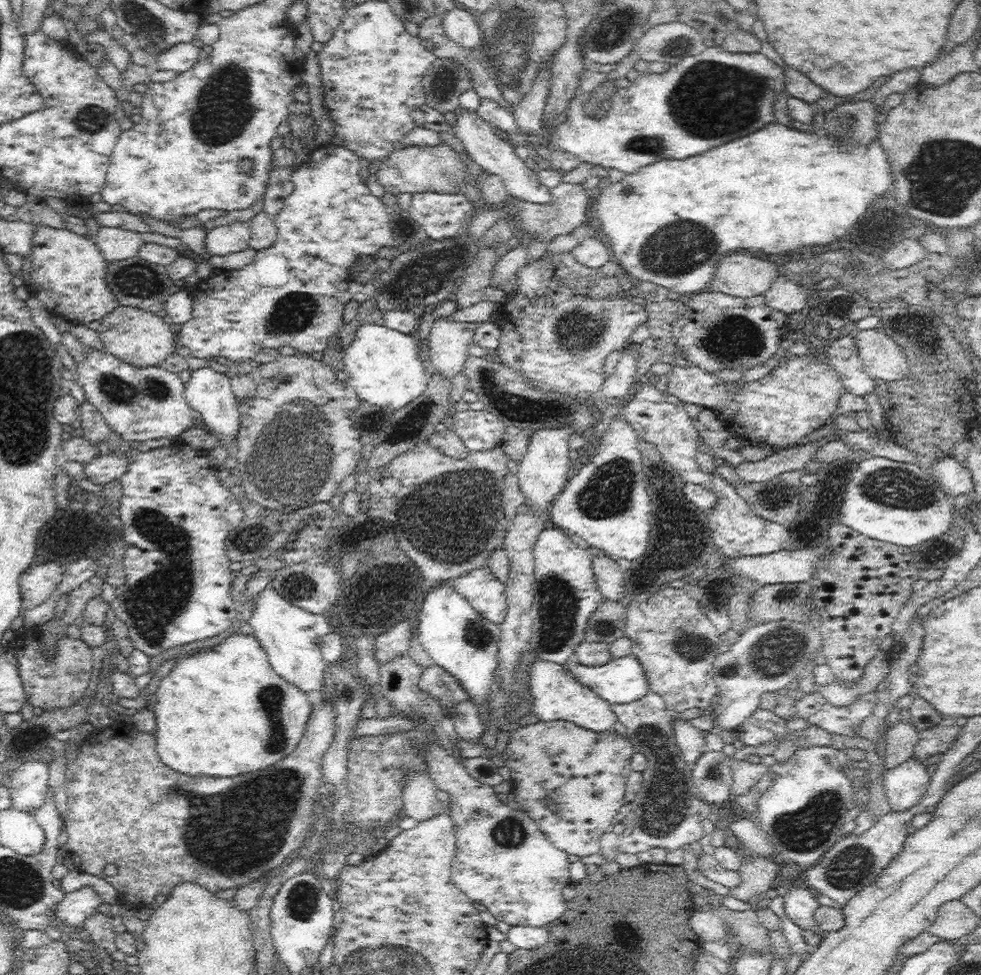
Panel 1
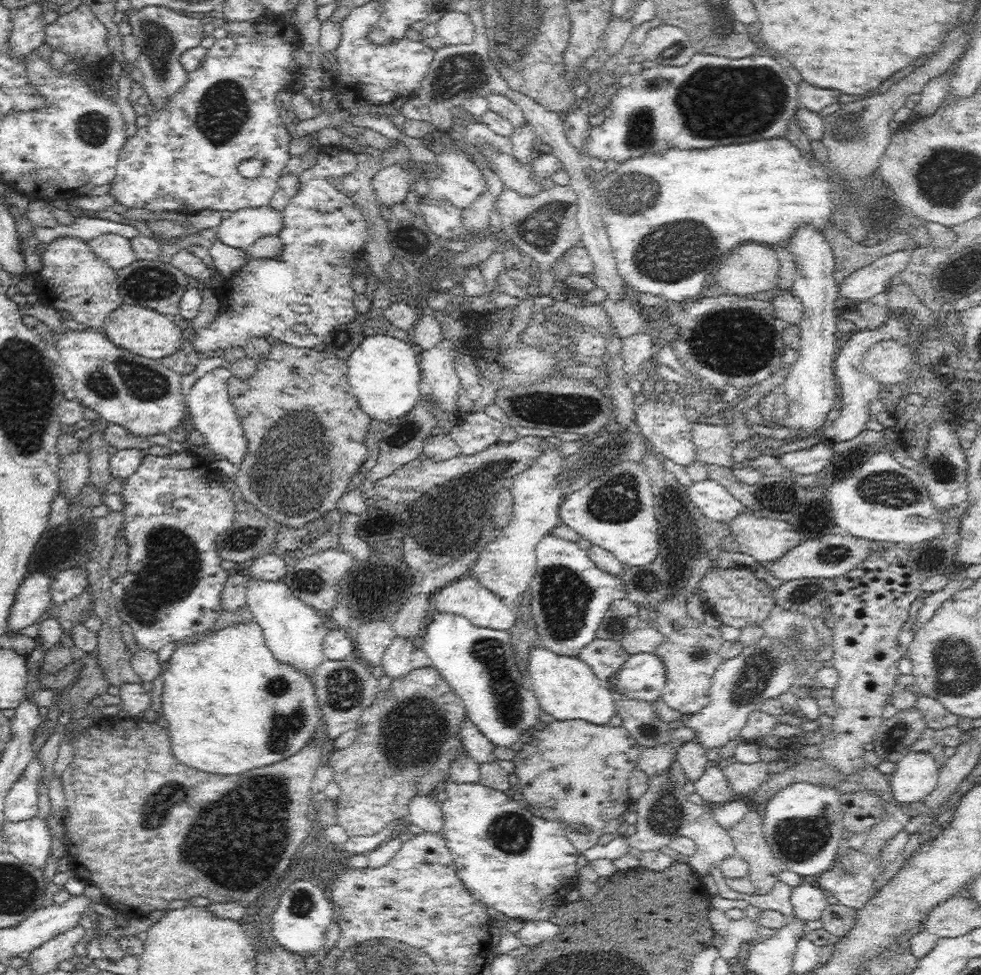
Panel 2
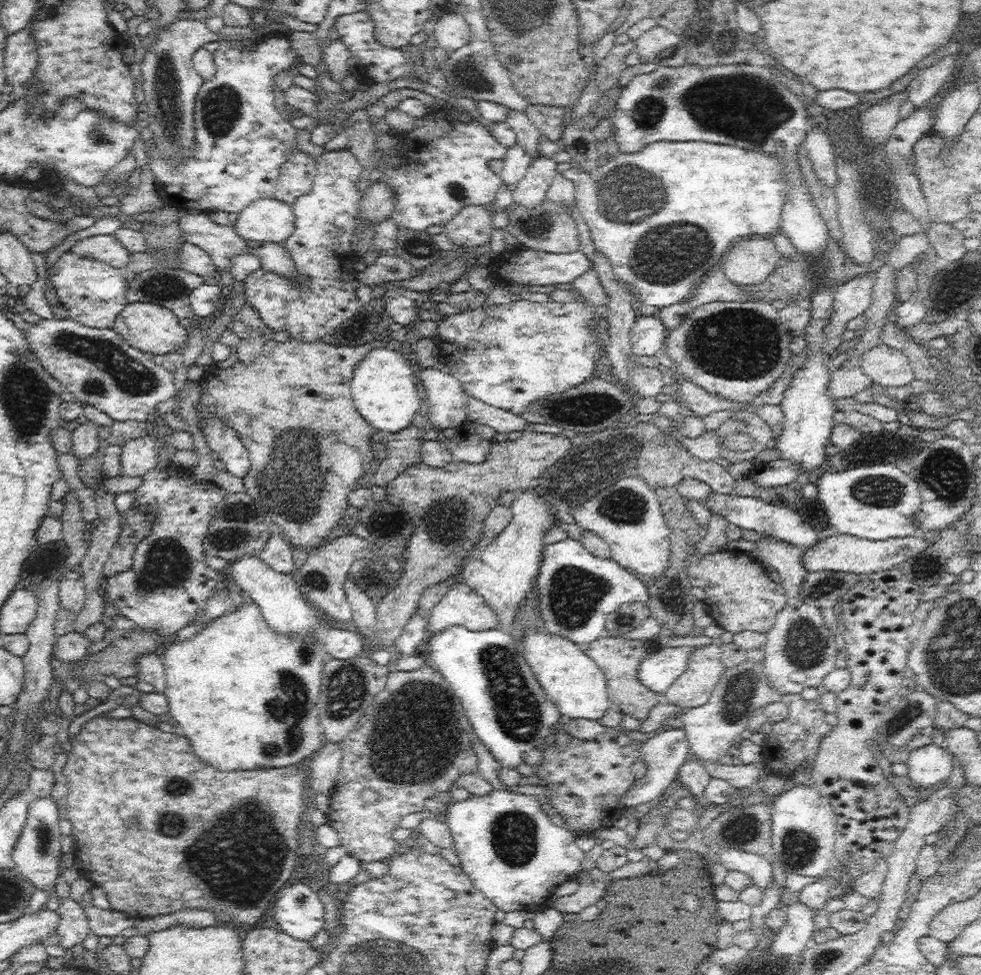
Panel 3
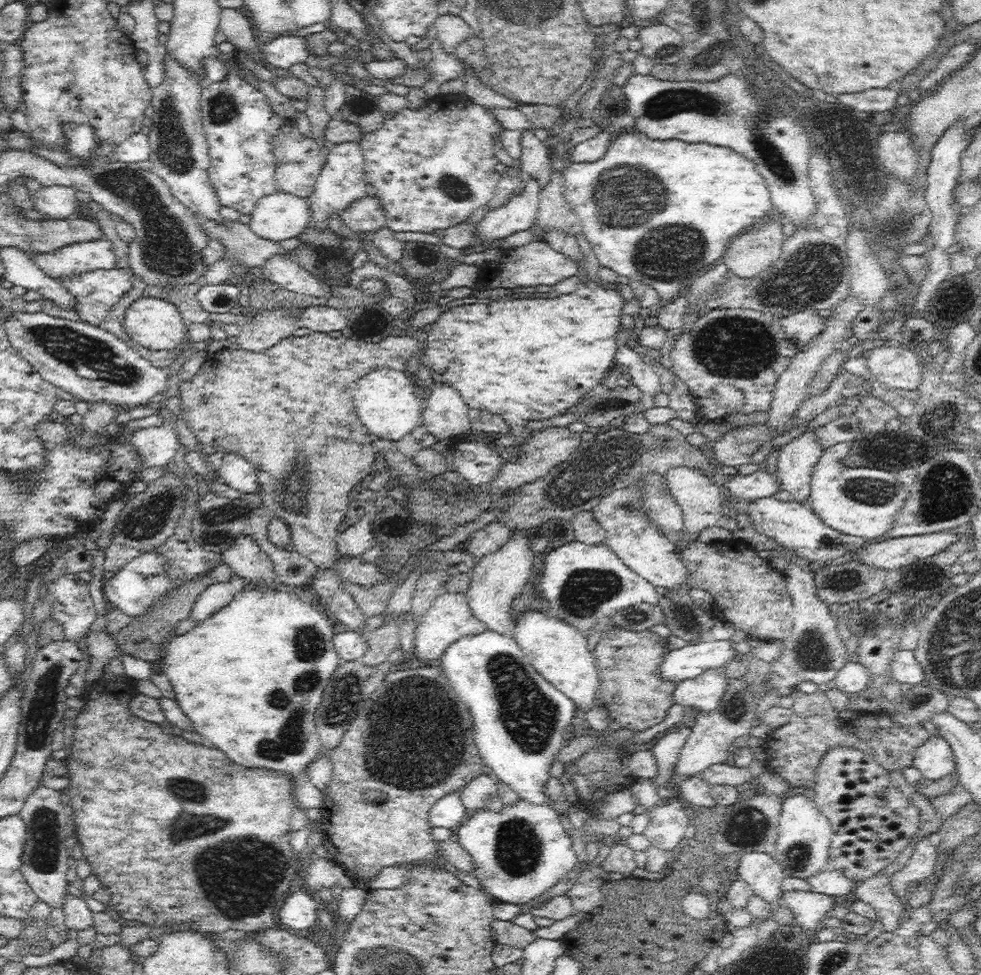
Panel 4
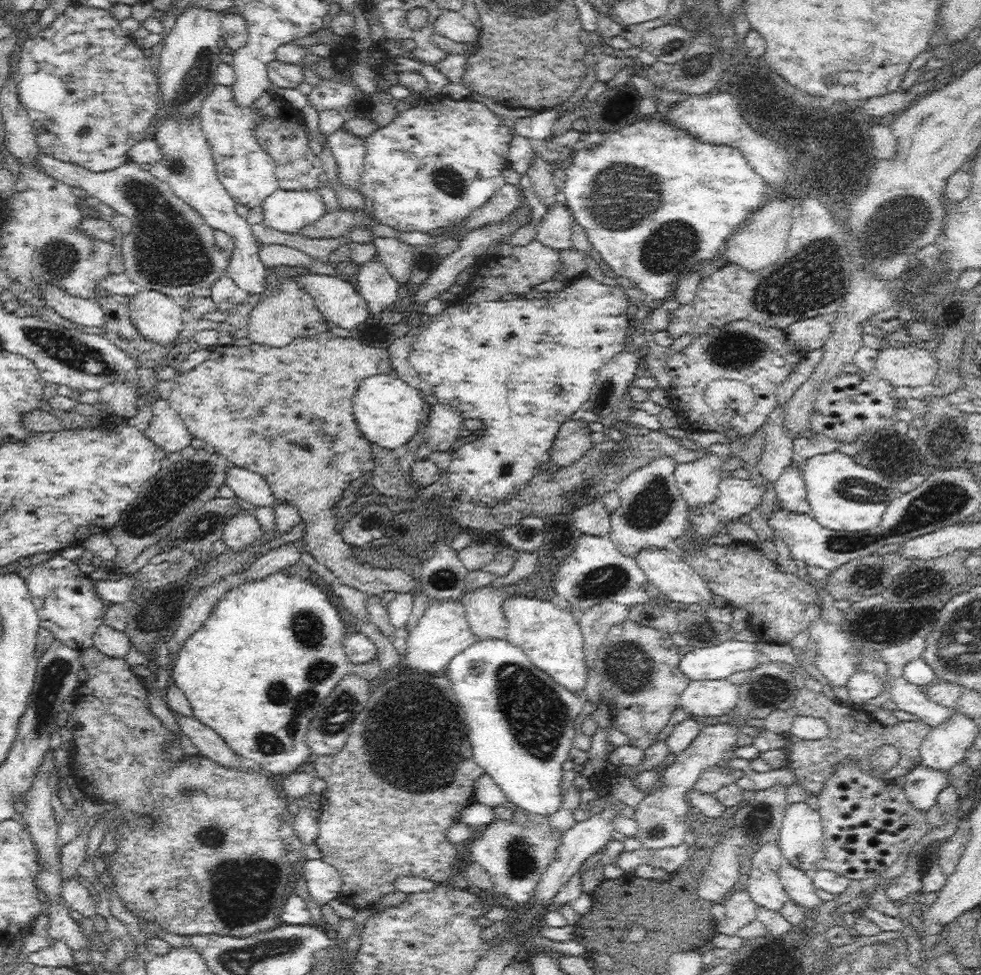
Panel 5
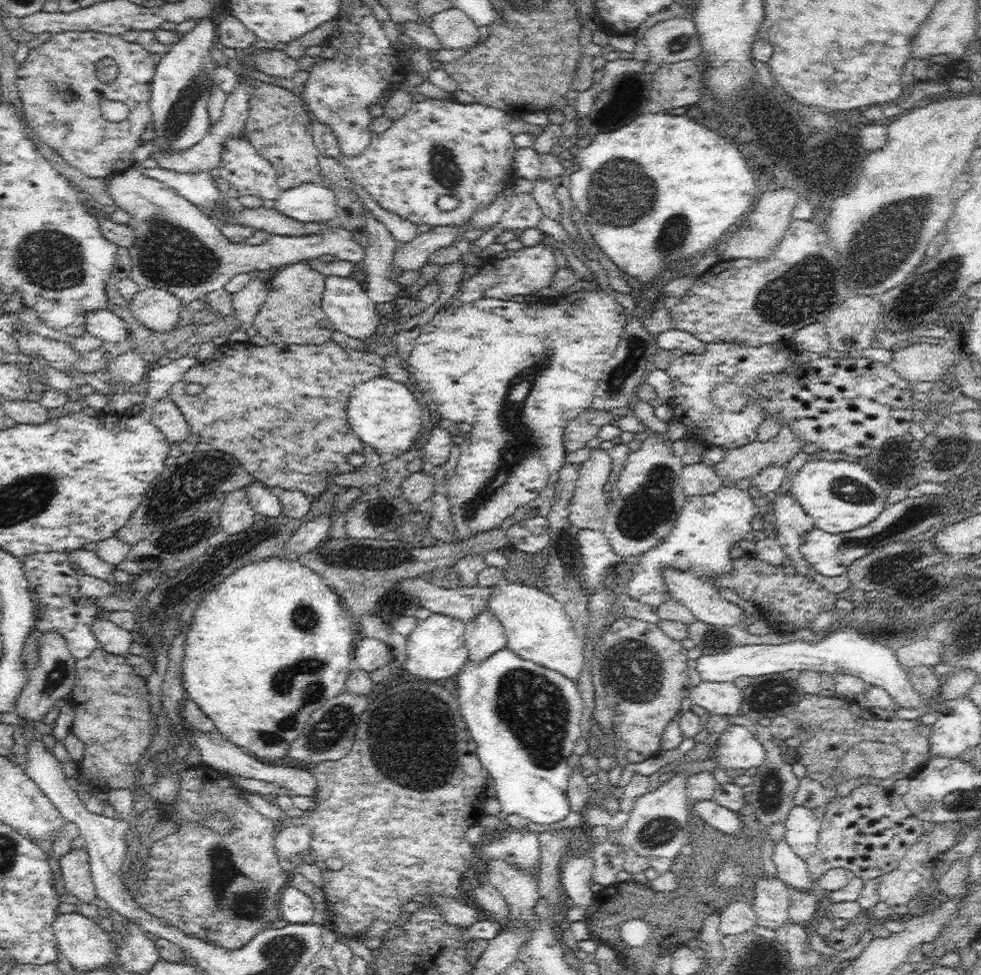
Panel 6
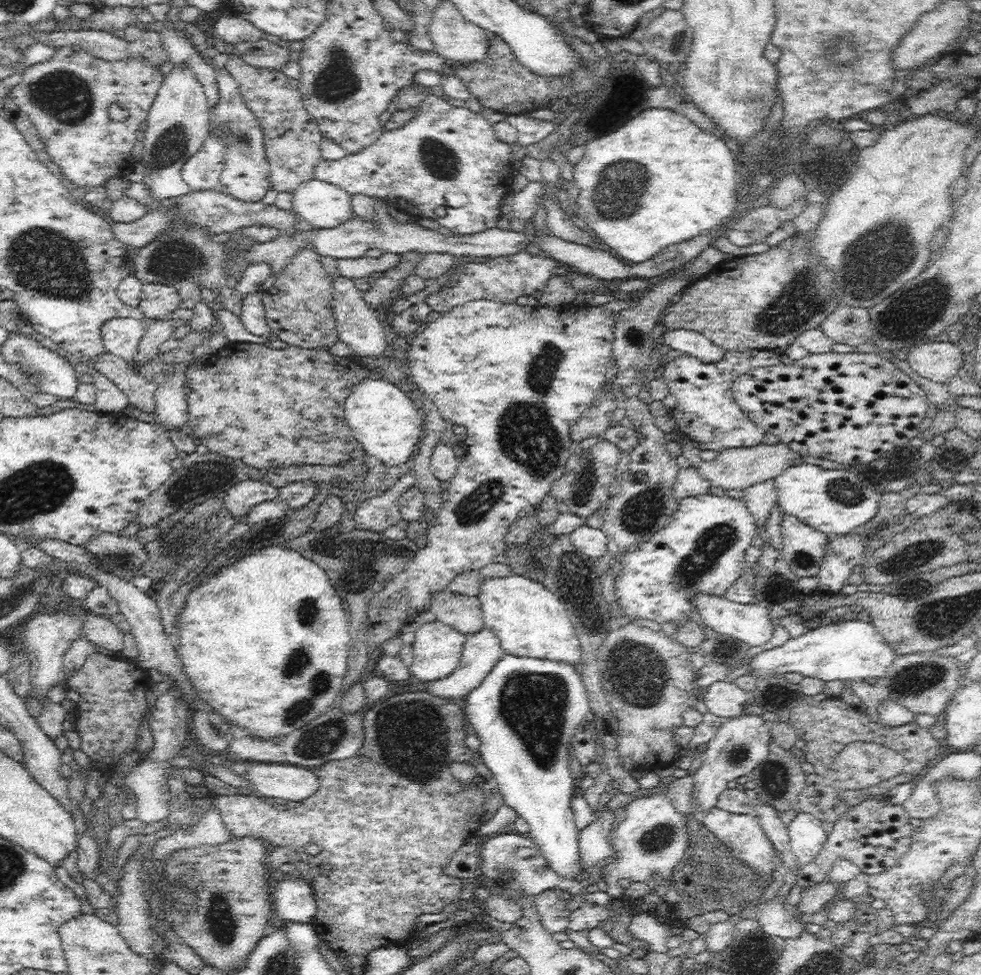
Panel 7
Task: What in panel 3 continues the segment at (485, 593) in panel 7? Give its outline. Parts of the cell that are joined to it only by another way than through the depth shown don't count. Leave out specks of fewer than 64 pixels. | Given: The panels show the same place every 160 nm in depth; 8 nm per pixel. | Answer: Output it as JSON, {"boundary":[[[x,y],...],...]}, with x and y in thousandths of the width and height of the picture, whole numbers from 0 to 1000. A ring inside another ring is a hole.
{"boundary":[[[551,643],[538,646],[532,661],[532,673],[538,678],[557,715],[569,723],[573,733],[609,739],[618,733],[618,728],[625,725],[619,711],[618,694],[595,665],[573,652],[559,651]]]}

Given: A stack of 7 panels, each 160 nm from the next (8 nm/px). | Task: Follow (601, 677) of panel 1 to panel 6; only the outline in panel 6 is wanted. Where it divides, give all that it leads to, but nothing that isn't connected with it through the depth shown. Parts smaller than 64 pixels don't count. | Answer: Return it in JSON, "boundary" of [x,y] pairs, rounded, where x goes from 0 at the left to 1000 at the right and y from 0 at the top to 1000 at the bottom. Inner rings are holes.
{"boundary":[[[863,642],[854,646],[844,646],[830,657],[805,657],[797,661],[782,659],[749,663],[733,670],[720,671],[717,670],[709,678],[709,687],[713,689],[714,695],[718,699],[744,699],[752,693],[777,693],[779,691],[791,691],[793,689],[801,689],[807,687],[830,687],[832,689],[843,689],[848,693],[850,689],[859,689],[871,694],[877,694],[882,701],[887,701],[899,705],[909,713],[909,717],[913,719],[913,726],[946,726],[948,719],[943,718],[936,712],[928,702],[926,689],[919,684],[915,674],[912,673],[911,667],[903,664],[901,661],[889,656],[881,649],[877,649],[875,642]]]}

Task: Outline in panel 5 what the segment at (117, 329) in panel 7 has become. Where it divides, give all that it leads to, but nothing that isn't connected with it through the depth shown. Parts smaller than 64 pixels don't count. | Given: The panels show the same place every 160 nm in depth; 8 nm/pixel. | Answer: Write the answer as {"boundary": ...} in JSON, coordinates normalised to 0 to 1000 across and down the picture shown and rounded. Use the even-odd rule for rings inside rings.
{"boundary":[[[45,291],[39,293],[49,315],[64,324],[71,333],[106,334],[106,318],[97,306],[82,306],[69,302],[64,295]]]}

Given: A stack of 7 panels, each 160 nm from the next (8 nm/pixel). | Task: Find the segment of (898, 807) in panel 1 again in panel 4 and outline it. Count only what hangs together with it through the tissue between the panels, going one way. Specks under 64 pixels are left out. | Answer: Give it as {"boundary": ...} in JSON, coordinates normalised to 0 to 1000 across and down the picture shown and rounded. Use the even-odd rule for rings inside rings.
{"boundary":[[[951,751],[949,756],[934,767],[931,788],[940,793],[942,799],[956,800],[964,795],[973,794],[973,776],[966,760]]]}

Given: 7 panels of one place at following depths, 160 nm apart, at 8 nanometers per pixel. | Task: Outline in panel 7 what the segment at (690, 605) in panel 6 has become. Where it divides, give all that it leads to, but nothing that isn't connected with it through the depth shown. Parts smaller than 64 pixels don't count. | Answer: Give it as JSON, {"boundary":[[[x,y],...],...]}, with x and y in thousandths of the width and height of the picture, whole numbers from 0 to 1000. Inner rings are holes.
{"boundary":[[[712,608],[705,615],[712,635],[732,649],[756,656],[765,663],[781,661],[787,654],[790,642],[785,635],[785,627],[788,617],[785,617],[783,612],[774,619],[755,619],[742,615],[738,611]]]}

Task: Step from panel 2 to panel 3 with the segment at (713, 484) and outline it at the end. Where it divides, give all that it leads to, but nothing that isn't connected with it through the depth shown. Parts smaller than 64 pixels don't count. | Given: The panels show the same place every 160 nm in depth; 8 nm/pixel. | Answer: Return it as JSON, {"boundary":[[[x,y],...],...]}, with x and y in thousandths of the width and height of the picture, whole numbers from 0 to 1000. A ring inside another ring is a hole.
{"boundary":[[[727,507],[719,514],[718,519],[722,521],[726,528],[736,529],[744,537],[748,537],[756,543],[769,544],[774,548],[781,548],[783,551],[813,559],[826,563],[834,557],[834,552],[842,552],[840,546],[836,548],[830,539],[818,532],[818,529],[808,521],[801,519],[789,519],[780,515],[777,511],[770,509],[748,510],[742,507]]]}

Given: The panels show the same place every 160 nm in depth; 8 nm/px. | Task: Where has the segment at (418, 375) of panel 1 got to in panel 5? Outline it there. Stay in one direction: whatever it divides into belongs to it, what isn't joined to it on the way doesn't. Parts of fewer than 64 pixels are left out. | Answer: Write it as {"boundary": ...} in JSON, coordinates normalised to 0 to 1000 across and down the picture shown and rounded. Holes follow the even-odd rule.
{"boundary":[[[400,383],[369,389],[361,406],[361,429],[372,448],[385,459],[404,461],[422,454],[427,447],[428,431],[434,428],[434,422],[435,415],[430,403]]]}

